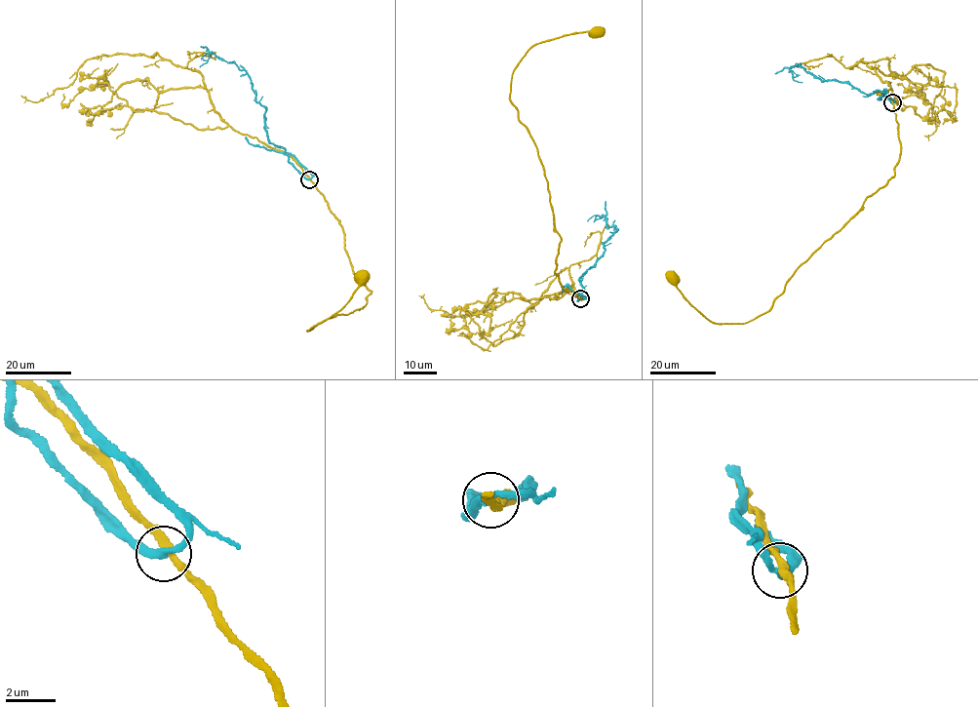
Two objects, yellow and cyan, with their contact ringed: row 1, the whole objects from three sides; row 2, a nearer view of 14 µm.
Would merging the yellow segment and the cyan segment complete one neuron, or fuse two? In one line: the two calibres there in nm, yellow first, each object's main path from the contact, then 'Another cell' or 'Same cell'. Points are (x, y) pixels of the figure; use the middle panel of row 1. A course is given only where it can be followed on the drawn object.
Thickness 260 nm (yellow) against 280 nm. Course of yellow: (580, 299), (554, 272), (561, 238), (546, 176), (510, 98), (513, 73), (531, 47), (595, 31). Course of cyan: (580, 298), (579, 277), (617, 229), (596, 215), (587, 221). Another cell

